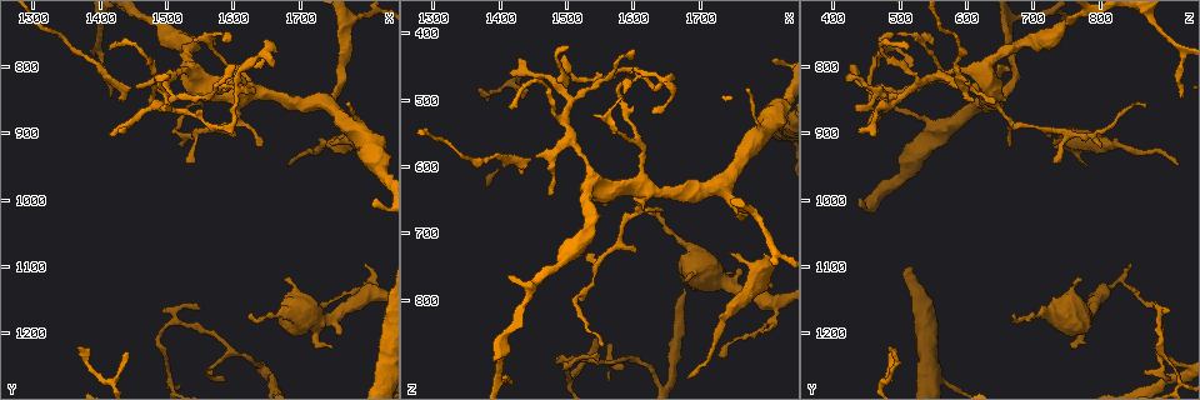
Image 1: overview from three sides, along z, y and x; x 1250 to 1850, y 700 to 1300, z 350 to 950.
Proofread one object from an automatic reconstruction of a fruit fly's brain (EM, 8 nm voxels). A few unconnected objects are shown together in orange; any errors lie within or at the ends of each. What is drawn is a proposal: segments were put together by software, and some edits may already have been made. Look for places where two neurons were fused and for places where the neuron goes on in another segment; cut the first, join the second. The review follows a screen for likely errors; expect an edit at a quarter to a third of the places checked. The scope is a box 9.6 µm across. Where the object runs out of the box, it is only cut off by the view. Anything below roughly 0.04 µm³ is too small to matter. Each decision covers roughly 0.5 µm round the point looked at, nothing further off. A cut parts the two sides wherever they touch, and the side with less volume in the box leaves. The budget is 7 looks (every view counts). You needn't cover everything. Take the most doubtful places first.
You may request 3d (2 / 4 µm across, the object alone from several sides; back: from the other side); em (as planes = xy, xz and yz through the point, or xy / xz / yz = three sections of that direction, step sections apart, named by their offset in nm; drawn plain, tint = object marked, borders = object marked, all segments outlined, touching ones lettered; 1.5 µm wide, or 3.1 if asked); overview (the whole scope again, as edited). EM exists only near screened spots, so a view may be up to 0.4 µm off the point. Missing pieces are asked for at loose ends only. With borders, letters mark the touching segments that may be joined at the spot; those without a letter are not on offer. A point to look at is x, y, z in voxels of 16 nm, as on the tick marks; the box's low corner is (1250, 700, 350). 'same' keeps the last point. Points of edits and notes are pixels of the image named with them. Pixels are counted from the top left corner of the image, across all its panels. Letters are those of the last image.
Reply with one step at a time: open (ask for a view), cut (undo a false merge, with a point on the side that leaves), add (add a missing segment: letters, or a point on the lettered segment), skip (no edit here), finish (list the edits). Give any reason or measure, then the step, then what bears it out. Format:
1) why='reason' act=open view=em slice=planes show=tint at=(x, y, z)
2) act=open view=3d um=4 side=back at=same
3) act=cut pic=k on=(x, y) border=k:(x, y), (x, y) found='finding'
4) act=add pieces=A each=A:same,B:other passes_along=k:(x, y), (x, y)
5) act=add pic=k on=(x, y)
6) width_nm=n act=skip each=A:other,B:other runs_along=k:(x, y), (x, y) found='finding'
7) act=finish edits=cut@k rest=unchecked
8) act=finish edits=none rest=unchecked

why='an open end' act=open view=3d um=2 at=(1550, 1165, 885)

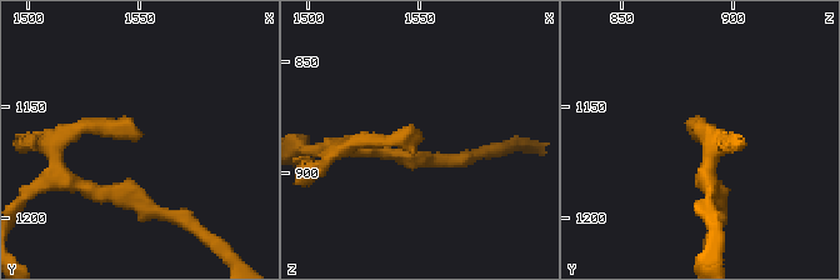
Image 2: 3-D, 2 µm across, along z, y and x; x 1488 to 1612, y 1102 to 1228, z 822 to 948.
act=open view=em slice=yz step=4 show=borders at=(1551, 1164, 882)

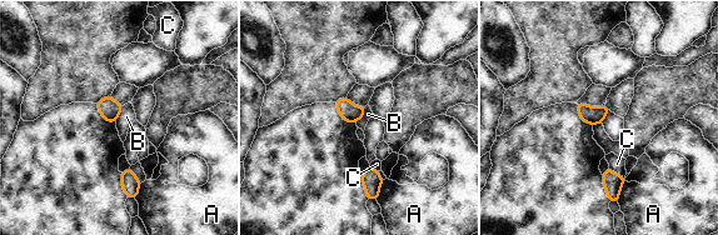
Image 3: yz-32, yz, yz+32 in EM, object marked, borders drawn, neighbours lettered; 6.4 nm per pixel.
act=open view=em slice=planes show=borders at=same

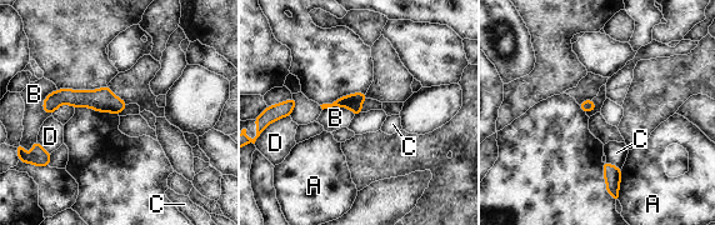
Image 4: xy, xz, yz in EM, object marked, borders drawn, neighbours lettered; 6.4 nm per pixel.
act=skip each=A:other,B:other,C:other,D:other border=4:(56, 89), (45, 98), (45, 113) found='no lettered segment goes on from it'

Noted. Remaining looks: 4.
why='tapers out' act=open view=em slice=yz step=4 show=borders at=(1800, 1090, 845)

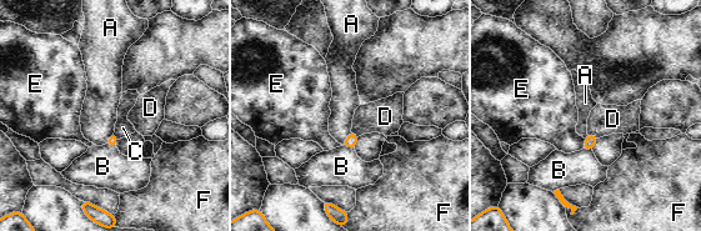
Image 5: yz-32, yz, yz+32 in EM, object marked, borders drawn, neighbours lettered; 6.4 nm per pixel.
why='cut it another way' act=open view=em slice=planes show=borders at=same

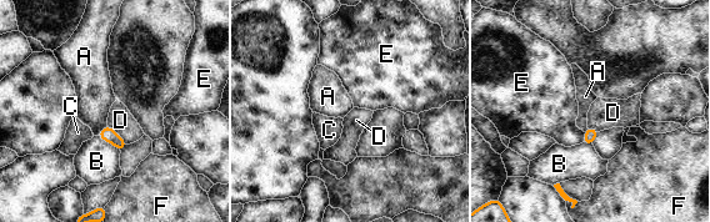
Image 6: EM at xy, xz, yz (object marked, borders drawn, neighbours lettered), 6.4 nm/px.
act=skip each=A:other,B:other,C:other,D:other,E:other,F:other border=6:(108, 126), (98, 135) found='no lettered segment goes on from it'

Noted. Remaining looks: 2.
why='free end' act=open view=3d um=2 at=(1760, 1200, 755)

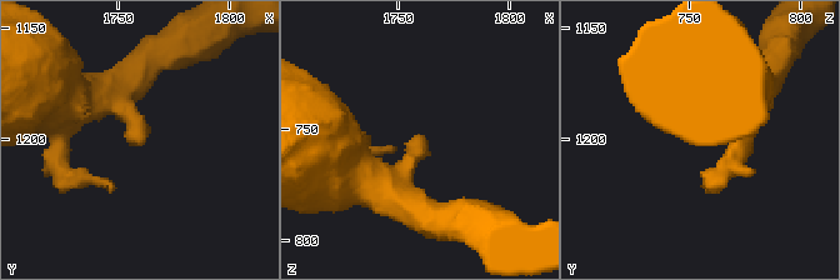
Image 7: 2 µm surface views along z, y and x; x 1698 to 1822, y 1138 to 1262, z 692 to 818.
why='now the EM' act=open view=em slice=xy step=8 show=borders at=(1761, 1203, 753)

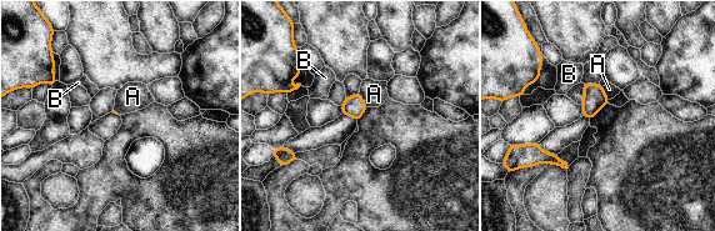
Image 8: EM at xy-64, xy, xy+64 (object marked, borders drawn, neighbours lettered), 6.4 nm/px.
act=skip each=A:other,B:other border=8:(359, 93), (368, 106) found='none of them fits'

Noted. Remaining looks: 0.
act=finish edits=none rest=unchecked

